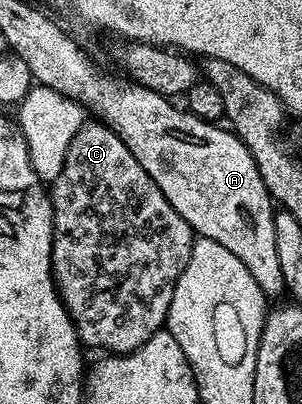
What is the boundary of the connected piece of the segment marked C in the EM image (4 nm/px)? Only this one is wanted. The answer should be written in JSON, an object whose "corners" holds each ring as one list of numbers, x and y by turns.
{"corners":[[87,121,75,132,60,176,54,178,48,190,50,203,54,209,54,243,52,244,54,285,58,287,58,292,64,292,62,300,68,300,66,310,70,313,75,328,78,329,79,339,87,347,99,346,102,352,113,352,115,355,121,356,129,354,131,350,140,349,154,333,165,327,168,308,172,304,178,277,180,272,184,272,184,268,192,256,196,235,193,228,184,220,184,216,180,216,180,212,176,212,176,208,172,208,172,204,168,204,168,200,164,200,164,192,160,192,160,188,156,188,152,176,148,176,148,172,144,172,144,168,140,168,136,156,132,156,132,152,128,152,128,148,120,140,120,136,116,136,116,132,101,121,91,121]]}

